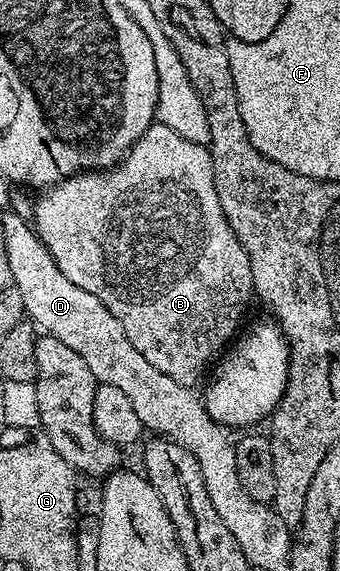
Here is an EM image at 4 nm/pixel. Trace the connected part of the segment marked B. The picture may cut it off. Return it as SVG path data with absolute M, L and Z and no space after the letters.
M155 122L150 125L148 130L144 130L142 137L131 146L124 159L115 164L114 167L105 170L79 172L77 176L70 176L67 180L60 180L57 184L49 185L43 192L46 193L34 204L34 220L32 216L32 224L38 235L45 242L48 251L54 255L56 266L64 274L64 278L68 278L68 282L76 282L76 286L80 286L80 290L88 290L88 294L96 294L96 298L100 298L100 302L104 302L104 306L108 306L108 310L112 310L116 322L120 322L120 326L124 326L124 334L128 334L128 342L132 342L132 346L136 346L136 350L140 350L140 354L144 354L144 358L148 358L148 362L152 362L152 366L156 366L156 370L160 370L160 374L168 374L168 378L176 378L176 382L187 386L197 385L197 380L202 375L205 377L211 371L215 361L225 353L235 337L239 335L240 329L243 327L242 315L245 314L246 307L249 306L250 300L252 301L254 296L254 283L252 282L252 270L248 266L248 254L244 254L244 246L240 246L236 234L232 234L232 226L228 226L228 218L224 218L224 210L220 210L220 198L216 198L216 182L212 174L212 158L210 157L209 147L206 144L197 144L194 141L189 141L188 138L181 137L176 131L169 129L168 126Z

